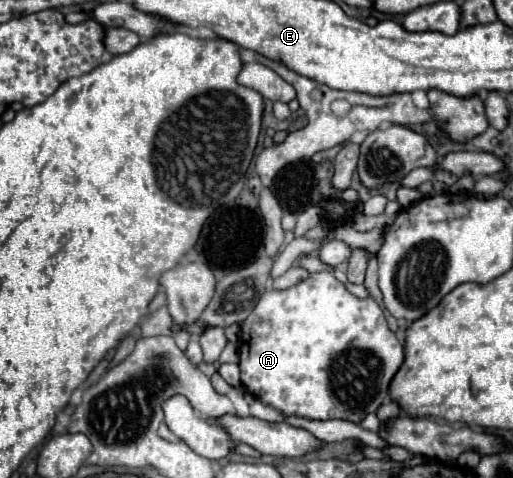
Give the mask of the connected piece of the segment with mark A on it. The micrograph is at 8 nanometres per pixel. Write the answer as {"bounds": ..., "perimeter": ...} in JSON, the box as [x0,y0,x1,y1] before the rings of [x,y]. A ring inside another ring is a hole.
{"bounds":[241,273,403,423],"perimeter":[[[313,273],[311,279],[291,289],[265,291],[251,315],[241,323],[241,383],[247,393],[285,417],[295,415],[317,421],[345,419],[359,423],[365,415],[375,413],[383,403],[391,401],[389,385],[403,365],[403,359],[403,343],[389,331],[383,309],[371,297],[359,299],[349,293],[333,273]],[[369,357],[377,359],[379,367],[373,367]]]}

